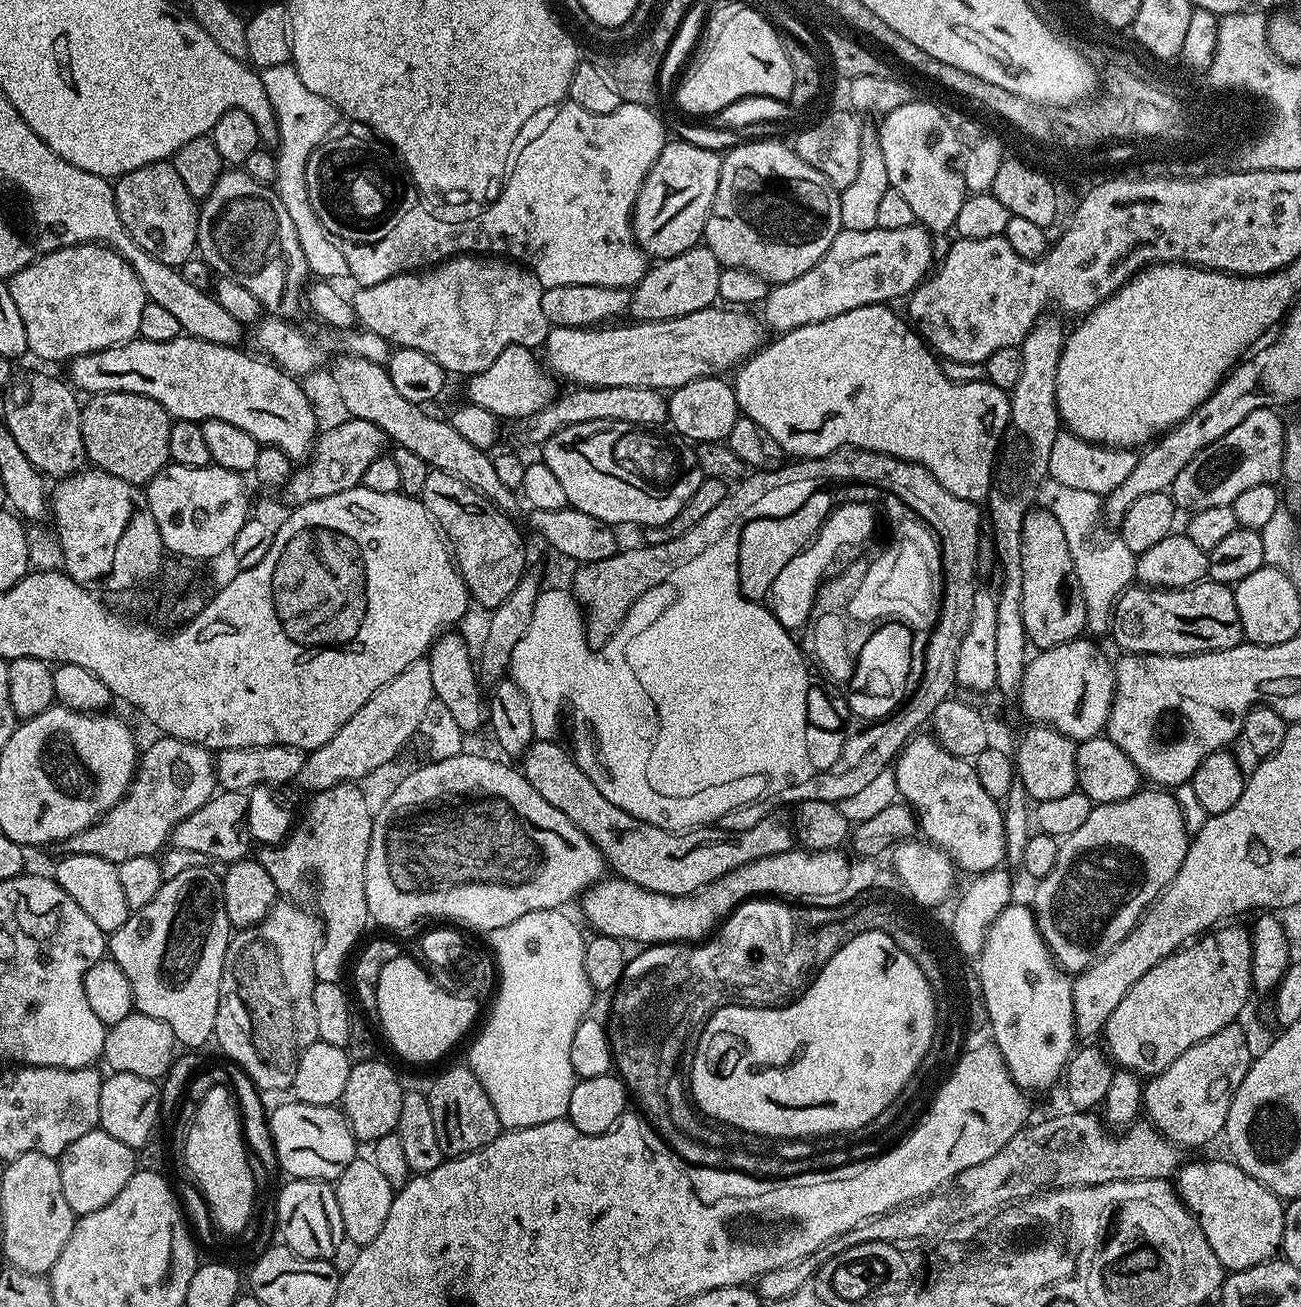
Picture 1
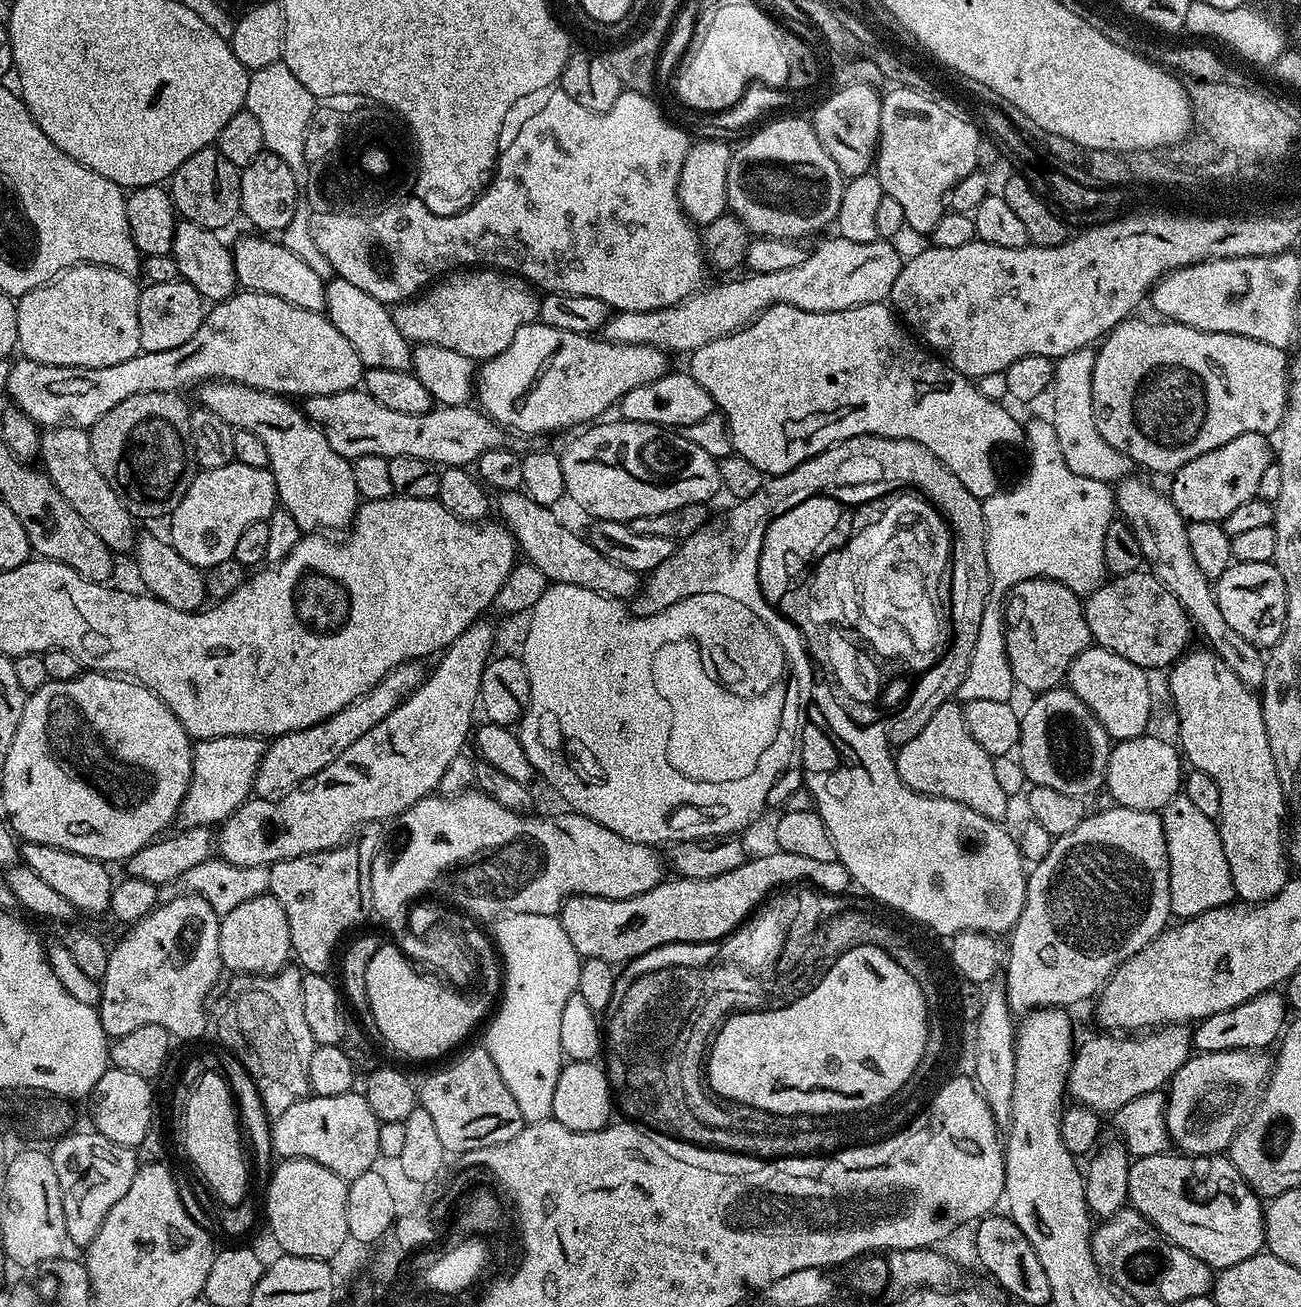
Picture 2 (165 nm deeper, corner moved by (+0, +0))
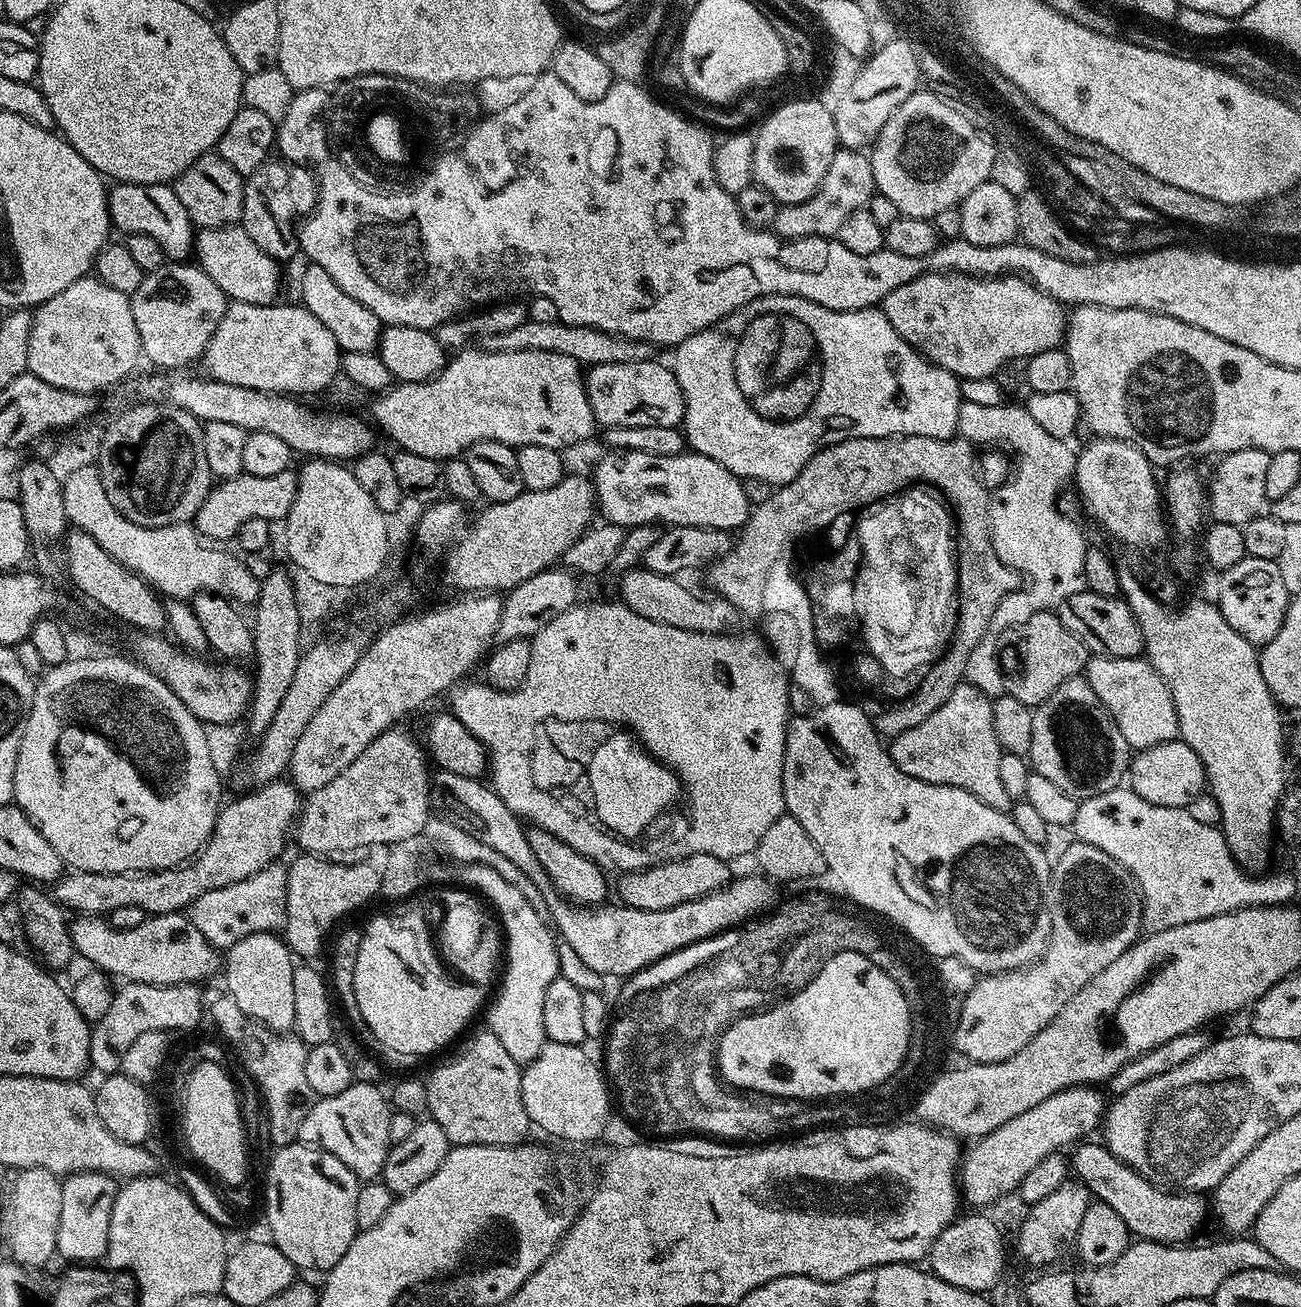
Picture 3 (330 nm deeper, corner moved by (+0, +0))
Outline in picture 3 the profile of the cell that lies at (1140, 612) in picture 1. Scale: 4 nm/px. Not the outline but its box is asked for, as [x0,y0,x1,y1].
[1058,590,1144,658]

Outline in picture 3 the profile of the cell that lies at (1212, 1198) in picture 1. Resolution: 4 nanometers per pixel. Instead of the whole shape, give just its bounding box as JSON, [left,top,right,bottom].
[1071,1142,1210,1245]

